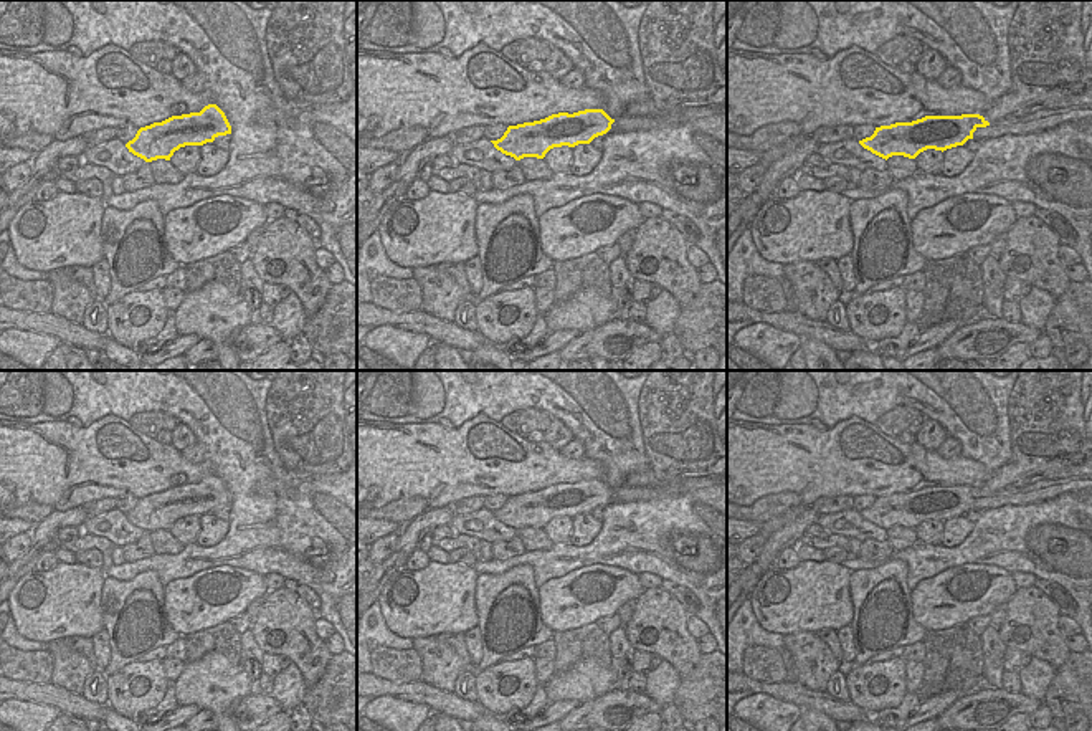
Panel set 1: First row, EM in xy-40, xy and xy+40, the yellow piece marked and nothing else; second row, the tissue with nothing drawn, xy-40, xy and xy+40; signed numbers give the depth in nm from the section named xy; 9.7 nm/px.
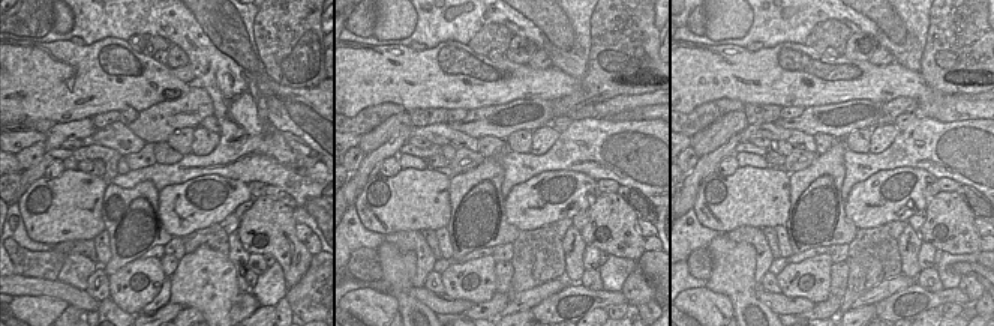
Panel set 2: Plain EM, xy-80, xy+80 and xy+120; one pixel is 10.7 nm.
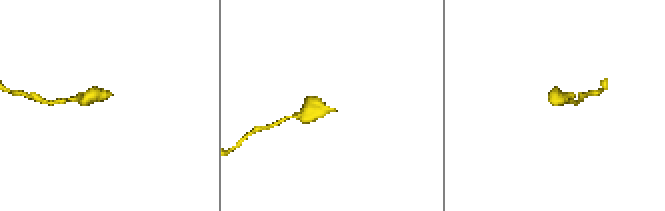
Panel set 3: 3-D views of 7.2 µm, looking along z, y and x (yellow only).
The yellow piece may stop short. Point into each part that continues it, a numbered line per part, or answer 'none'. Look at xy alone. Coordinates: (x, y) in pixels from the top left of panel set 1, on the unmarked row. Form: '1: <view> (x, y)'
1: xy (673, 488)

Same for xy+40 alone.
1: xy+40 (1043, 490)

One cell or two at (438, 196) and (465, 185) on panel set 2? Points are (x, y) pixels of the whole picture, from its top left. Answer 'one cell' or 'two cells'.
two cells

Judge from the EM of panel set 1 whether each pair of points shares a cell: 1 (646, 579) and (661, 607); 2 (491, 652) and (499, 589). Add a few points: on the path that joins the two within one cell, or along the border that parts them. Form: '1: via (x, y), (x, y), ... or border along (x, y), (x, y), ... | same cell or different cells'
1: border along (659, 586), (645, 589) | different cells
2: via (499, 640), (503, 634), (503, 606) | same cell

